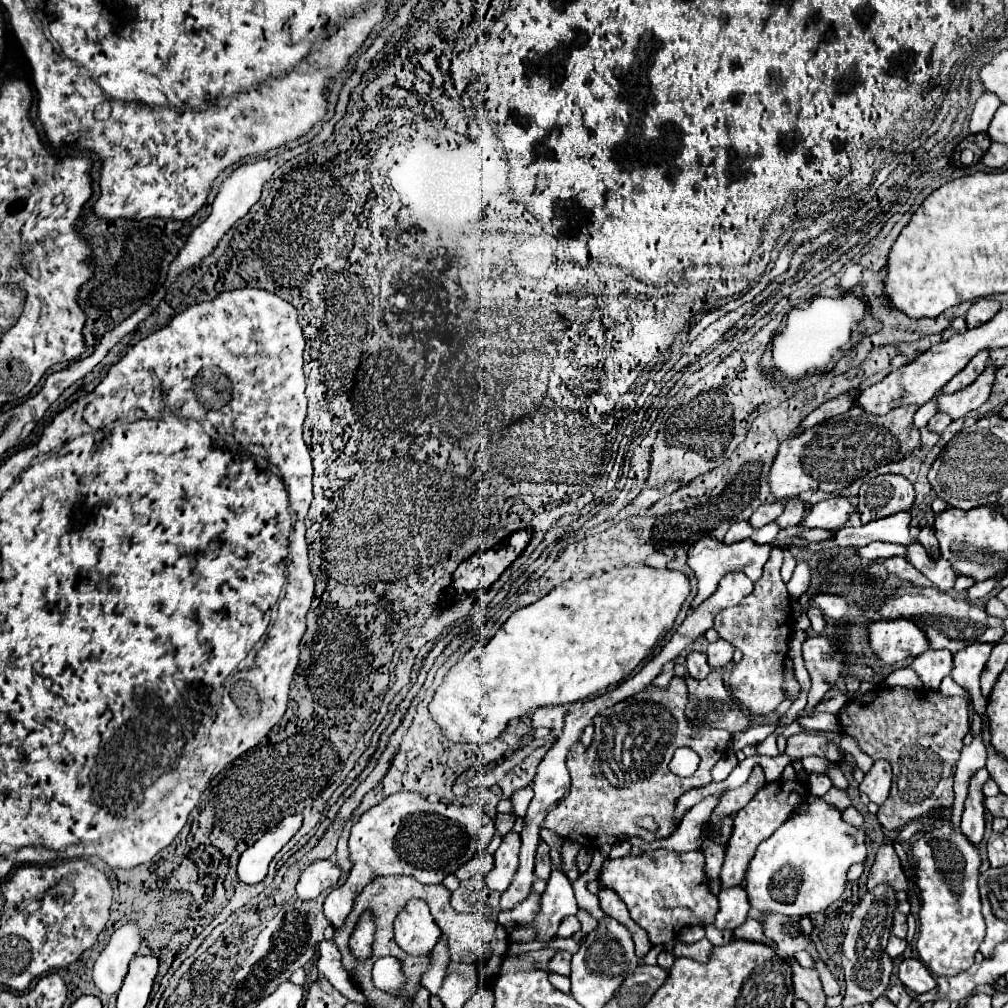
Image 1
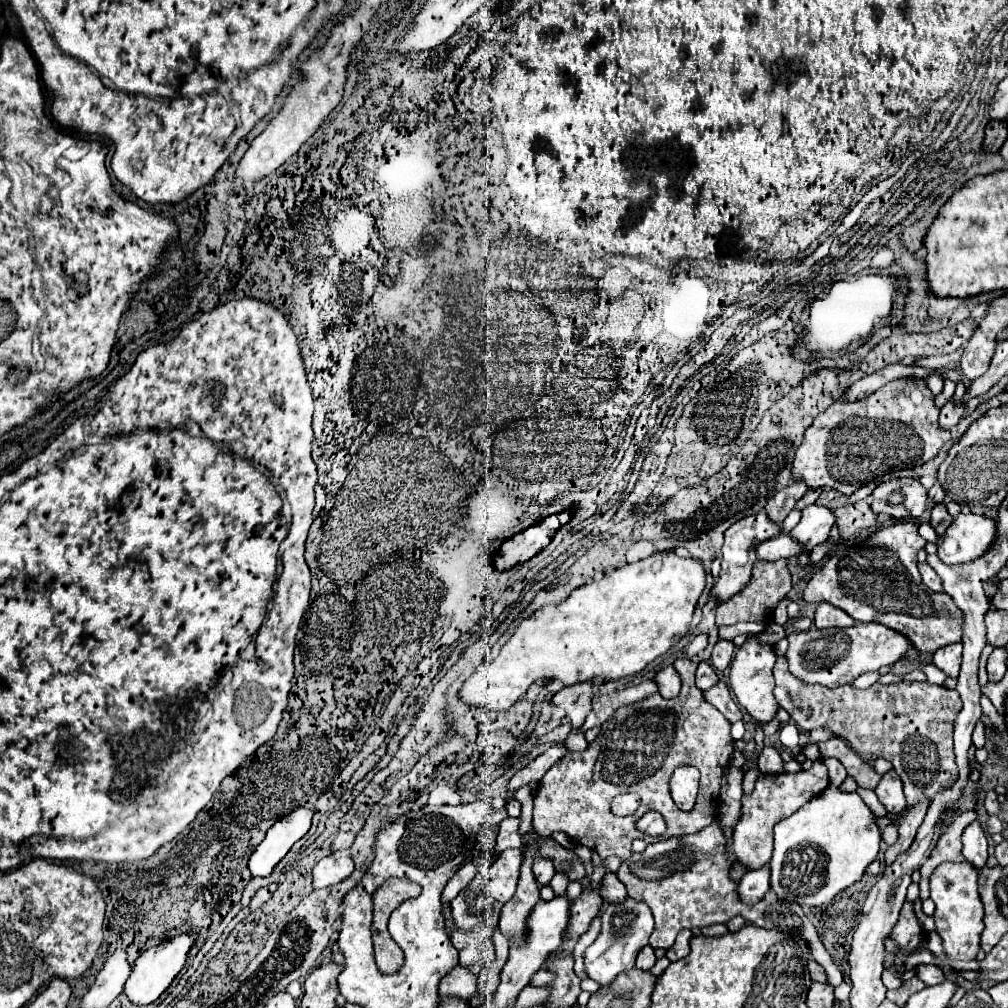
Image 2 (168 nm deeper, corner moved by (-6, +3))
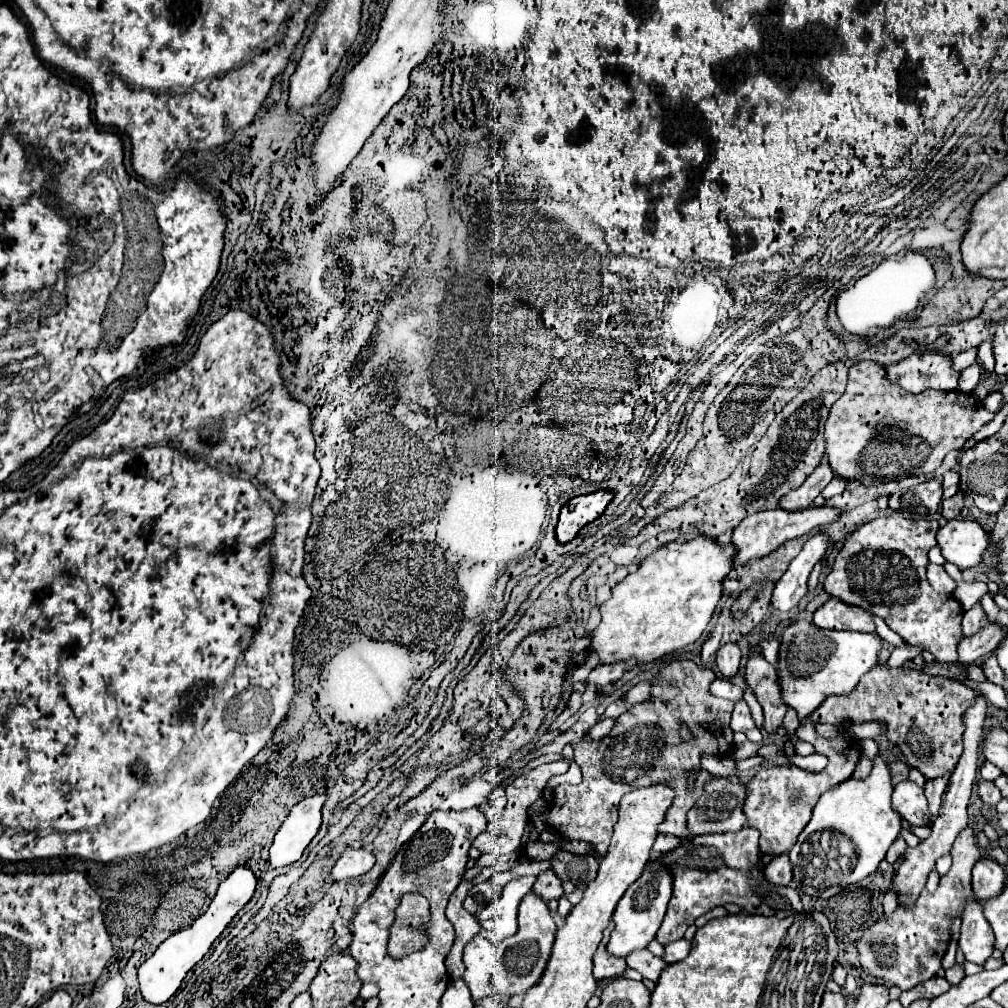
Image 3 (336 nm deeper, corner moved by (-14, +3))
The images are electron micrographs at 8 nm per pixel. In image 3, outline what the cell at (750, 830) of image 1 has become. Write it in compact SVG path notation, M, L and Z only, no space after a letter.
M801 724L797 728L797 736L801 740L809 740L811 744L817 744L817 752L825 754L829 758L829 766L819 774L809 774L797 766L773 766L773 768L761 768L749 782L747 782L747 800L743 806L743 812L747 816L747 824L751 828L759 830L759 852L769 856L779 856L787 852L805 824L811 818L811 810L819 796L829 790L831 786L841 784L843 780L851 778L855 764L859 760L859 742L853 738L823 738L815 732L813 724Z

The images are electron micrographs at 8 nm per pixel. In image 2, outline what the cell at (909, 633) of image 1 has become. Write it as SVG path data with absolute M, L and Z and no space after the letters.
M857 624L853 628L827 630L811 626L807 632L791 632L787 640L789 648L785 652L785 658L789 662L789 672L799 680L807 680L809 684L823 684L829 688L851 684L865 672L891 666L901 660L911 648L905 636L899 636L899 632L881 624Z

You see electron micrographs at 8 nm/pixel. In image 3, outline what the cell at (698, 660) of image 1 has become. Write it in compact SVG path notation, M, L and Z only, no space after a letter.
M717 676L713 682L711 682L711 694L713 696L719 696L719 698L727 698L727 700L741 700L743 698L743 690L733 684L731 680L723 678L723 676Z

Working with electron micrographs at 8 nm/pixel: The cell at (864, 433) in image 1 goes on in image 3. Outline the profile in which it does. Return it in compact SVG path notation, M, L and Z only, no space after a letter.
M863 360L849 370L849 384L845 394L831 406L825 424L825 454L835 476L843 480L857 480L863 486L875 486L889 480L903 480L907 476L925 476L941 466L943 458L951 450L963 448L963 444L985 424L993 420L993 412L987 412L971 394L927 390L911 394L899 388L899 384L885 380L885 368Z

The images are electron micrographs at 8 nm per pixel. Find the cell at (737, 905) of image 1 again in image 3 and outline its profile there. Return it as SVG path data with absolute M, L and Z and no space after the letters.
M787 852L781 856L775 856L767 868L765 868L765 876L771 884L775 886L787 886L791 882L791 864L789 864L789 856Z

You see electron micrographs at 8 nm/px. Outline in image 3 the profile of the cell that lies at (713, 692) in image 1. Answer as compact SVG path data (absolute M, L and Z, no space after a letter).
M745 700L735 702L735 710L733 710L733 718L731 718L731 728L733 732L743 732L747 734L749 740L759 742L761 740L761 730L755 726L751 714L749 714L749 706Z

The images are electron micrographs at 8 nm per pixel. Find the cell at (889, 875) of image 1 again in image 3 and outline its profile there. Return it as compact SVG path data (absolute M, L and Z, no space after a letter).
M945 774L945 776L935 778L935 780L929 780L929 782L925 784L925 796L927 796L927 802L929 802L929 816L931 816L929 824L931 824L931 822L937 818L937 814L939 814L941 794L943 794L943 790L945 790L945 786L947 786L949 776L951 776L951 774Z

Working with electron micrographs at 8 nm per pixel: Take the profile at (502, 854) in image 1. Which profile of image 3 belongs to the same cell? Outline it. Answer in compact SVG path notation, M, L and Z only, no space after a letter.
M519 876L505 884L503 896L477 914L481 926L493 932L499 940L511 938L517 932L517 908L523 896L533 888L535 876Z

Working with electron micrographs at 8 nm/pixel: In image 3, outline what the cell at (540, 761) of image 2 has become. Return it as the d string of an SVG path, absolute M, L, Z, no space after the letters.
M555 760L555 762L551 762L551 764L541 764L541 766L537 766L537 768L529 770L529 772L525 772L525 774L521 774L519 778L515 778L515 780L507 786L507 806L503 808L503 812L501 812L497 818L493 818L493 820L487 824L485 832L481 832L481 834L475 838L473 846L479 848L481 854L491 852L493 856L509 854L509 852L521 848L523 828L525 828L525 824L529 822L529 816L527 816L529 806L541 796L541 792L543 792L543 788L545 788L547 780L549 780L553 774L563 774L567 768L569 768L567 760Z

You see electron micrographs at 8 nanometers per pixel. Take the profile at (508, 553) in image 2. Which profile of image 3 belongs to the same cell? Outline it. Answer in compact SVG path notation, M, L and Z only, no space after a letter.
M599 490L593 494L585 494L585 496L577 496L573 500L569 500L559 514L559 522L555 526L555 536L557 542L565 544L569 540L573 540L577 536L577 532L593 522L595 518L599 518L603 514L603 510L607 508L607 504L611 502L613 494L609 490Z

